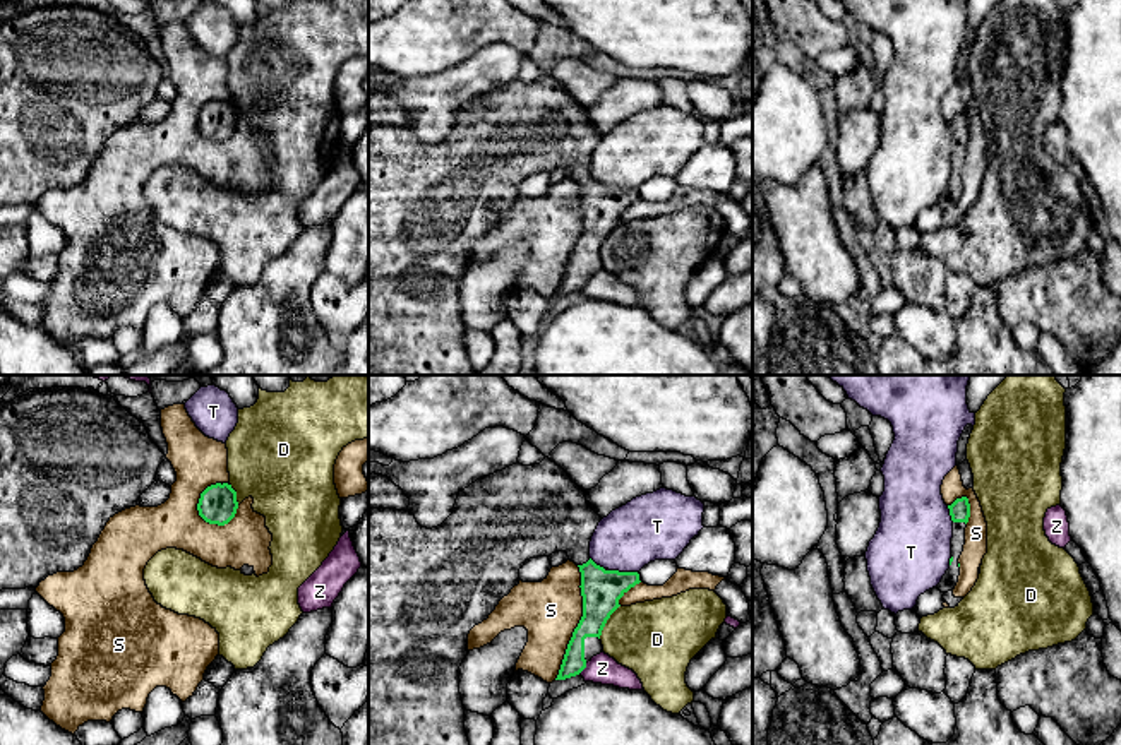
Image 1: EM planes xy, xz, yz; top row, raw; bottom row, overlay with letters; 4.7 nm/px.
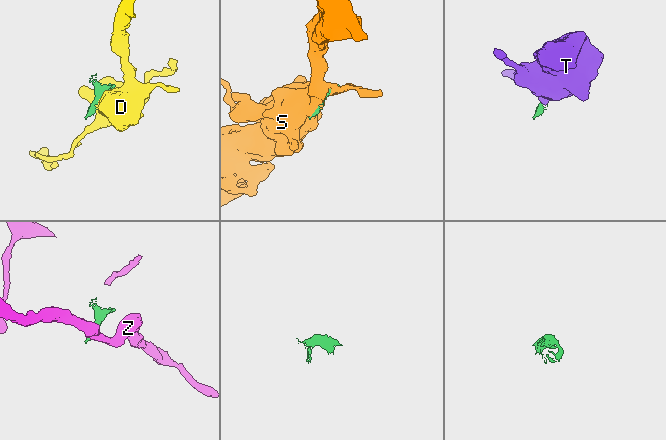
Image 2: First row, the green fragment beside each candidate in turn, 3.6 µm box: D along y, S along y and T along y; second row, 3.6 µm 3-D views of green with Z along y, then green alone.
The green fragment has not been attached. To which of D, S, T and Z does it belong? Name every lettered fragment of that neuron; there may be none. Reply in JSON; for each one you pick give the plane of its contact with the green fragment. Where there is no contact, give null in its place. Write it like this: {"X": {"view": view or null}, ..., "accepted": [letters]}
{"accepted": []}

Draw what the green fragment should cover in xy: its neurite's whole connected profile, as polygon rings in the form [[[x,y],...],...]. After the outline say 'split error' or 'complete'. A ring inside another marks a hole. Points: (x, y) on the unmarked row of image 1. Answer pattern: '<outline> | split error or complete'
[[[216,99],[207,103],[199,115],[199,132],[209,139],[225,142],[228,140],[238,125],[237,108],[228,99]]] | complete

